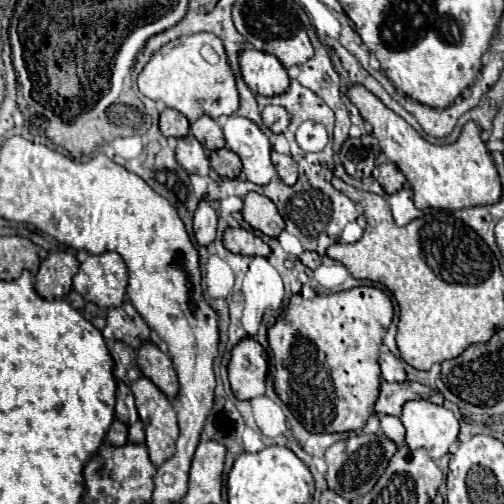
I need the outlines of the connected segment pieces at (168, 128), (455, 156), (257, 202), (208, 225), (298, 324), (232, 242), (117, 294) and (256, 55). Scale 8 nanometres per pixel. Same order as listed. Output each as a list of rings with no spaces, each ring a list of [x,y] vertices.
[[[166,108],[162,114],[160,114],[160,130],[162,134],[168,138],[168,136],[174,136],[174,138],[182,138],[188,134],[188,128],[190,128],[190,122],[186,120],[184,114],[180,114],[178,110],[172,110],[172,108]]]
[[[350,84],[346,88],[346,96],[360,110],[360,116],[372,126],[372,134],[378,140],[378,146],[386,160],[396,164],[412,184],[416,208],[458,210],[480,204],[494,204],[500,200],[498,172],[494,168],[490,152],[486,150],[486,144],[480,138],[480,128],[472,120],[464,124],[454,144],[438,146],[426,142],[404,118],[386,108],[364,86]]]
[[[250,192],[244,198],[242,216],[254,230],[260,230],[262,234],[266,234],[270,238],[278,238],[286,226],[278,208],[274,206],[274,202],[256,192]]]
[[[202,200],[194,214],[194,238],[200,246],[210,246],[216,238],[216,220],[218,214],[210,206],[210,202]]]
[[[358,286],[334,294],[318,294],[308,300],[302,294],[294,294],[288,306],[278,314],[274,326],[268,328],[268,344],[274,352],[274,390],[278,398],[290,408],[294,418],[310,432],[350,432],[366,424],[378,390],[380,390],[380,366],[378,348],[392,322],[390,298],[374,286]]]
[[[228,228],[224,232],[224,248],[232,250],[234,254],[246,254],[246,256],[270,256],[268,244],[264,244],[258,236],[244,228]]]
[[[116,252],[88,256],[74,276],[74,290],[100,308],[114,308],[126,296],[126,266]]]
[[[254,48],[242,50],[238,64],[240,64],[240,74],[242,74],[246,86],[254,94],[276,96],[276,94],[284,92],[290,84],[286,68],[272,54],[266,54],[266,52],[260,52]]]

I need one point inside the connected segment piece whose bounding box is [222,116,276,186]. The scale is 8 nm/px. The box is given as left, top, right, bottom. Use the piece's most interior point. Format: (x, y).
(242, 136)

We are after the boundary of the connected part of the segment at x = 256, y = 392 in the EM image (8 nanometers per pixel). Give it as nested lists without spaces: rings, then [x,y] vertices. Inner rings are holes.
[[[242,338],[232,348],[232,358],[228,362],[228,380],[232,394],[238,400],[252,400],[264,394],[266,380],[266,350],[252,338]]]

